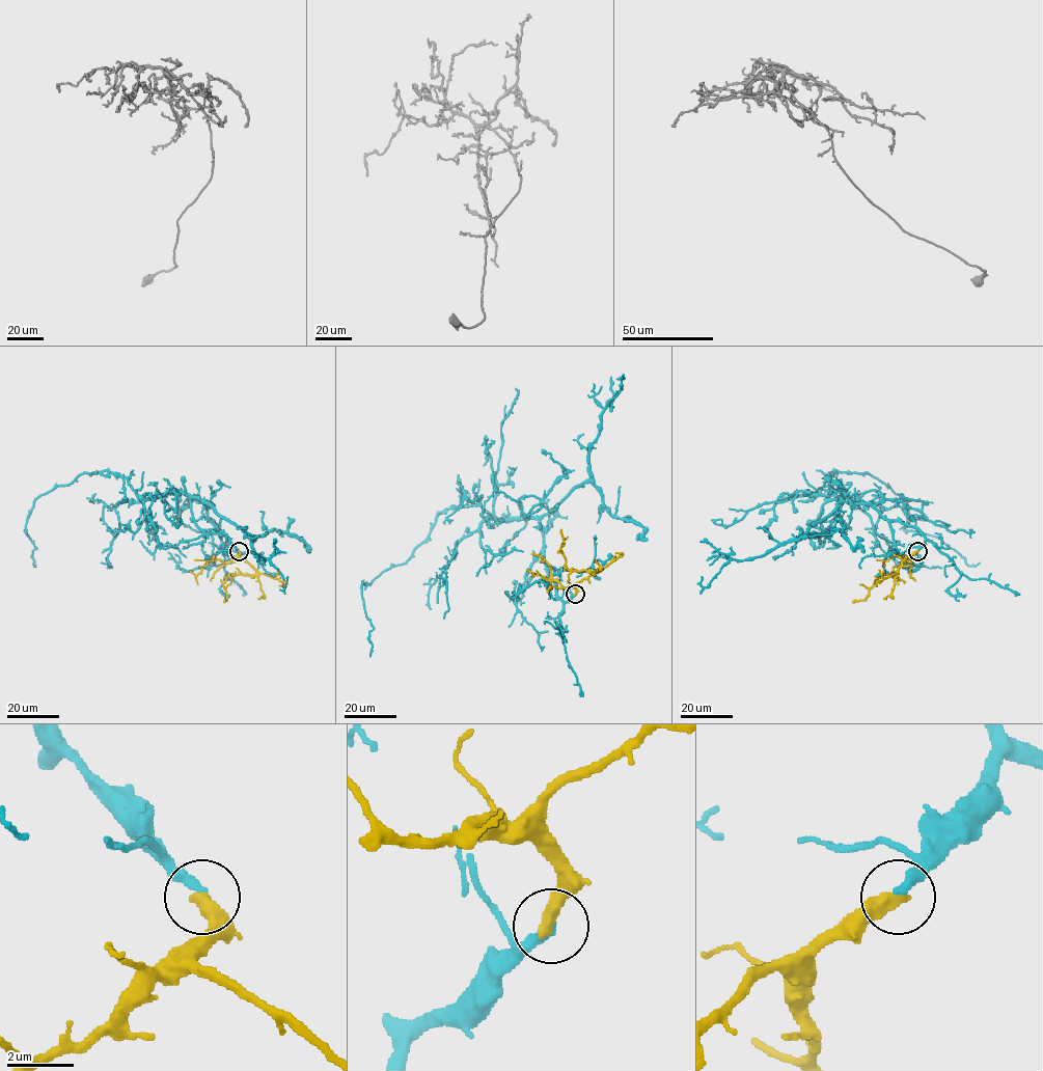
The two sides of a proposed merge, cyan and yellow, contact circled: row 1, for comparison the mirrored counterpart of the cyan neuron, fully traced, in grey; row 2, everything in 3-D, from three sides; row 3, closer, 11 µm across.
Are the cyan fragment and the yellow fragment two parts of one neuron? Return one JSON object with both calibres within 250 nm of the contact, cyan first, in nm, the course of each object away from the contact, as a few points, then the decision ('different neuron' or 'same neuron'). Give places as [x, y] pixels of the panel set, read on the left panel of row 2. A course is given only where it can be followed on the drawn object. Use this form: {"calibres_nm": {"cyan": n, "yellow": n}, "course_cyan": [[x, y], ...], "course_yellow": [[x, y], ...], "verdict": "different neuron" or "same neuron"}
{"calibres_nm": {"cyan": 300, "yellow": 440}, "course_cyan": [[239, 550], [199, 499], [167, 492], [143, 499], [105, 470], [34, 501], [25, 530], [33, 563]], "course_yellow": [[239, 551], [238, 555], [256, 573], [228, 574], [223, 584], [227, 599], [224, 602]], "verdict": "different neuron"}

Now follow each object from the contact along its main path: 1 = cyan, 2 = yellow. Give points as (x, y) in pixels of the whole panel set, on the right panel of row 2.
1: (917, 550), (918, 530), (842, 492), (829, 499), (830, 475), (869, 473), (905, 501), (904, 528), (979, 563)
2: (917, 551), (902, 563), (898, 573), (877, 578), (865, 599), (853, 602)

